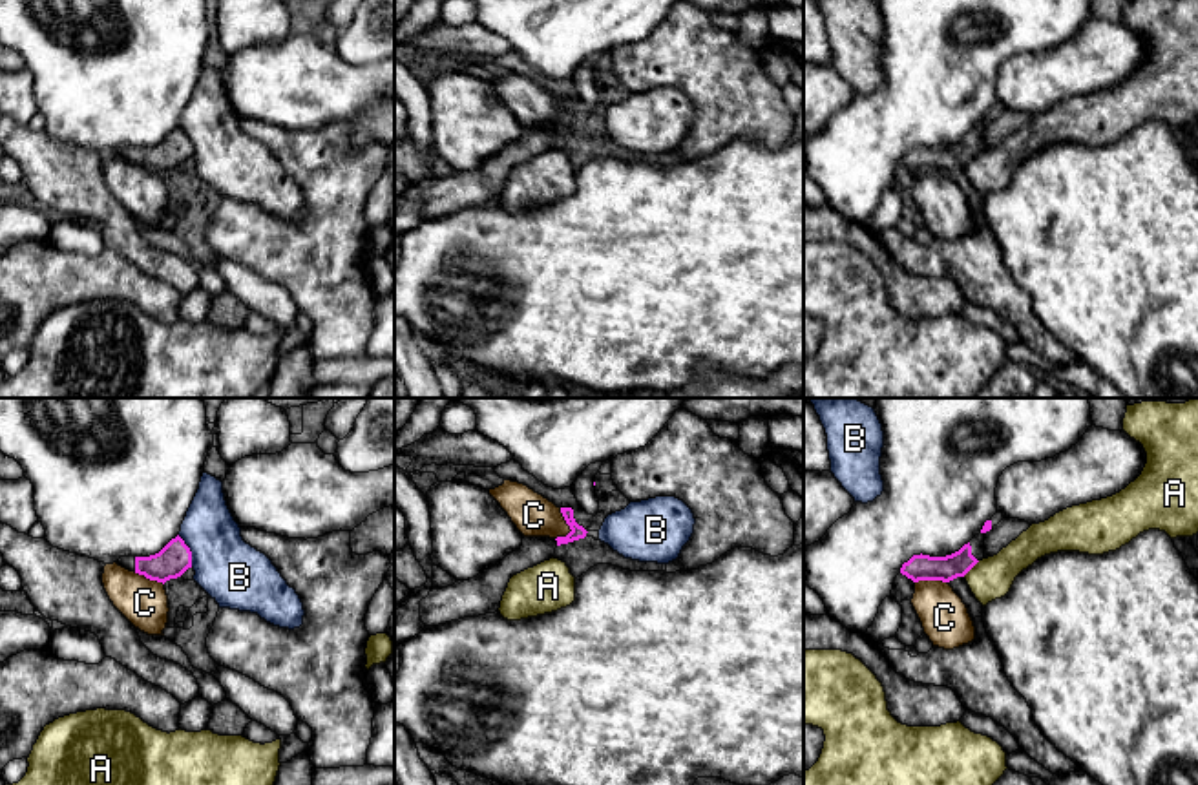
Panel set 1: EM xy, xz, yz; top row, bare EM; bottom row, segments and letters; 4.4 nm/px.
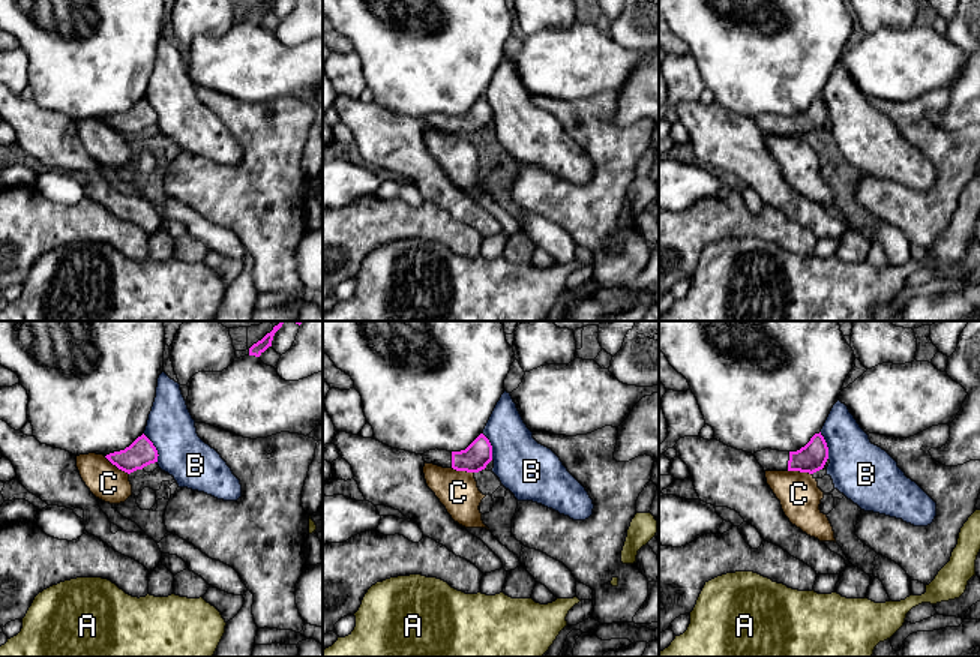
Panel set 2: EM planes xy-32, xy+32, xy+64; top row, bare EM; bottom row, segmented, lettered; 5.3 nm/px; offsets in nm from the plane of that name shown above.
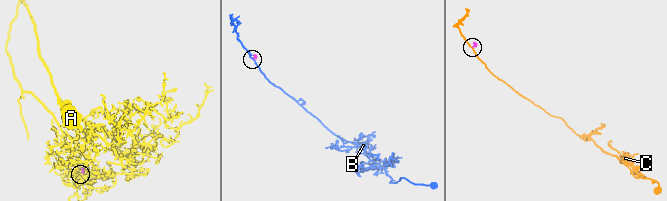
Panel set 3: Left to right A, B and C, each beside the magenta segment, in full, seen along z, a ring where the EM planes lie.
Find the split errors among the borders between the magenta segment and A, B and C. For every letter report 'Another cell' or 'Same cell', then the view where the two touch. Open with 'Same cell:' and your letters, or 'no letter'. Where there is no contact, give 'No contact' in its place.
Same cell: no letter
A: Another cell. Touches magenta in yz
B: Another cell. Touches magenta in xy
C: Another cell. Touches magenta in xz

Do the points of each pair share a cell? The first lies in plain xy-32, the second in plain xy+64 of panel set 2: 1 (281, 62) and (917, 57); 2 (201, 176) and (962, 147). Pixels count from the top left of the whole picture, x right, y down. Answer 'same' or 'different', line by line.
1: same
2: same

